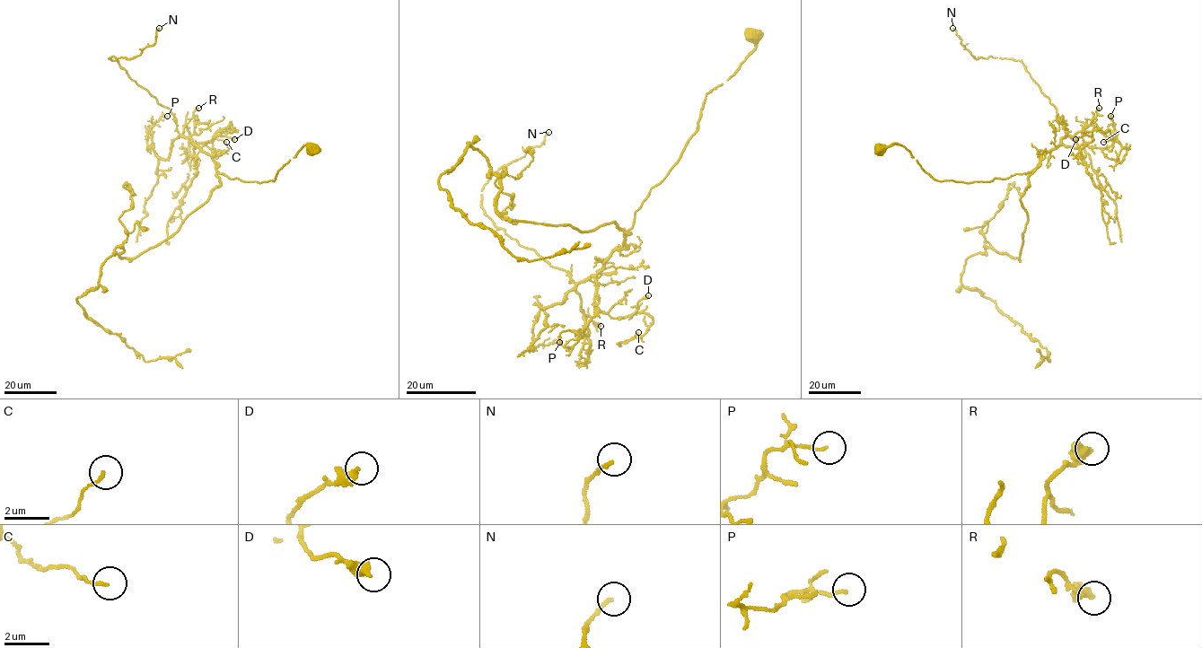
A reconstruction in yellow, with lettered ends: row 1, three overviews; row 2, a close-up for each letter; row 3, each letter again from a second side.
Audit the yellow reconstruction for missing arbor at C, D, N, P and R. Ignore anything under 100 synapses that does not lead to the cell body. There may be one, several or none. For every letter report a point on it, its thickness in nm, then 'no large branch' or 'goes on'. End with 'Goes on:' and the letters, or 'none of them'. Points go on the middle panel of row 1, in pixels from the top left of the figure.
C: (638, 332) | 110 nm | no large branch
D: (648, 295) | 300 nm | no large branch
N: (548, 132) | 170 nm | no large branch
P: (559, 342) | 120 nm | no large branch
R: (600, 326) | 500 nm | no large branch
Goes on: none of them

